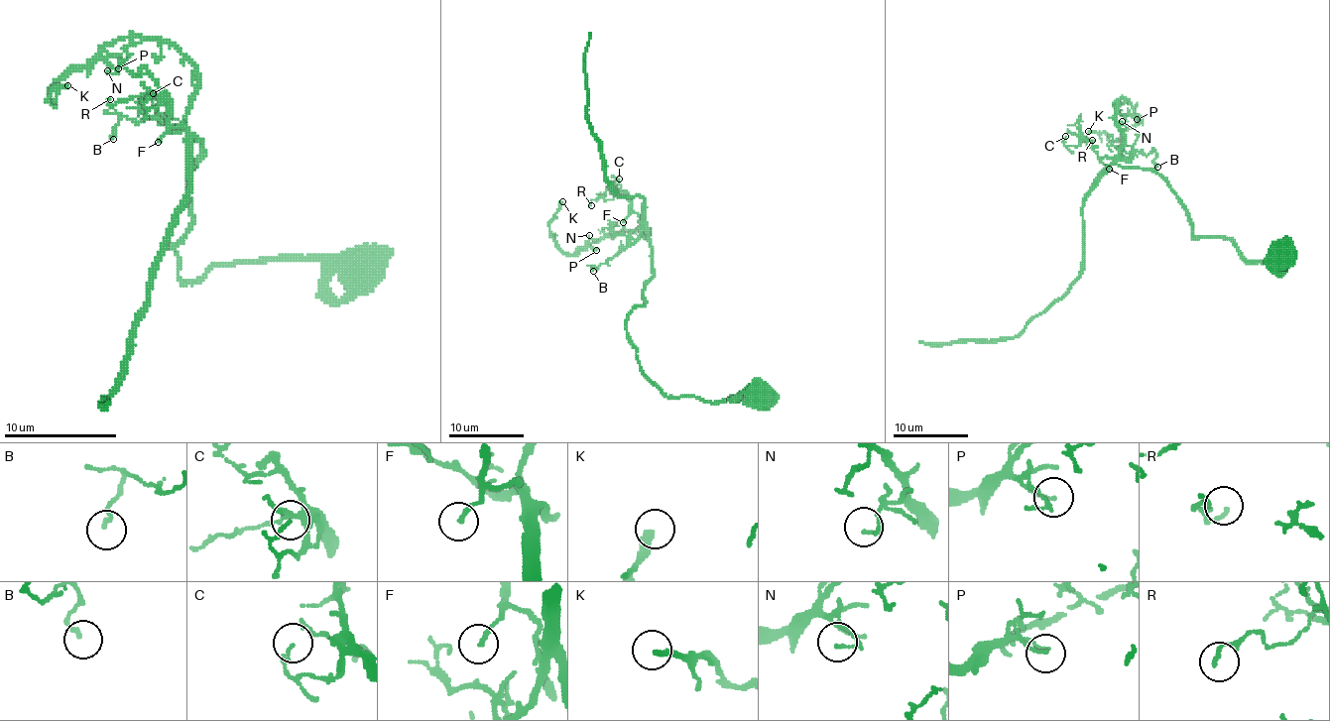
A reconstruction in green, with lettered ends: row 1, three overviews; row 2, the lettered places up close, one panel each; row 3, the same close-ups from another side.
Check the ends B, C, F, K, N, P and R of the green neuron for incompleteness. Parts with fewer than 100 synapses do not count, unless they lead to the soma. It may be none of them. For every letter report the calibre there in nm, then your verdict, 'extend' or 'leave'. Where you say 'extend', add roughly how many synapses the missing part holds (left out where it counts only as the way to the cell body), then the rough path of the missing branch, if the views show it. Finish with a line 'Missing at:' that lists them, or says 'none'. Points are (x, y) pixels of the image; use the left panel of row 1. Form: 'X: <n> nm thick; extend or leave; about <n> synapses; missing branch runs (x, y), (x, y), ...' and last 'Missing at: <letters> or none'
B: 160 nm thick; leave
C: 80 nm thick; leave
F: 160 nm thick; leave
K: 280 nm thick; leave
N: 110 nm thick; leave
P: 110 nm thick; leave
R: 120 nm thick; leave
Missing at: none

